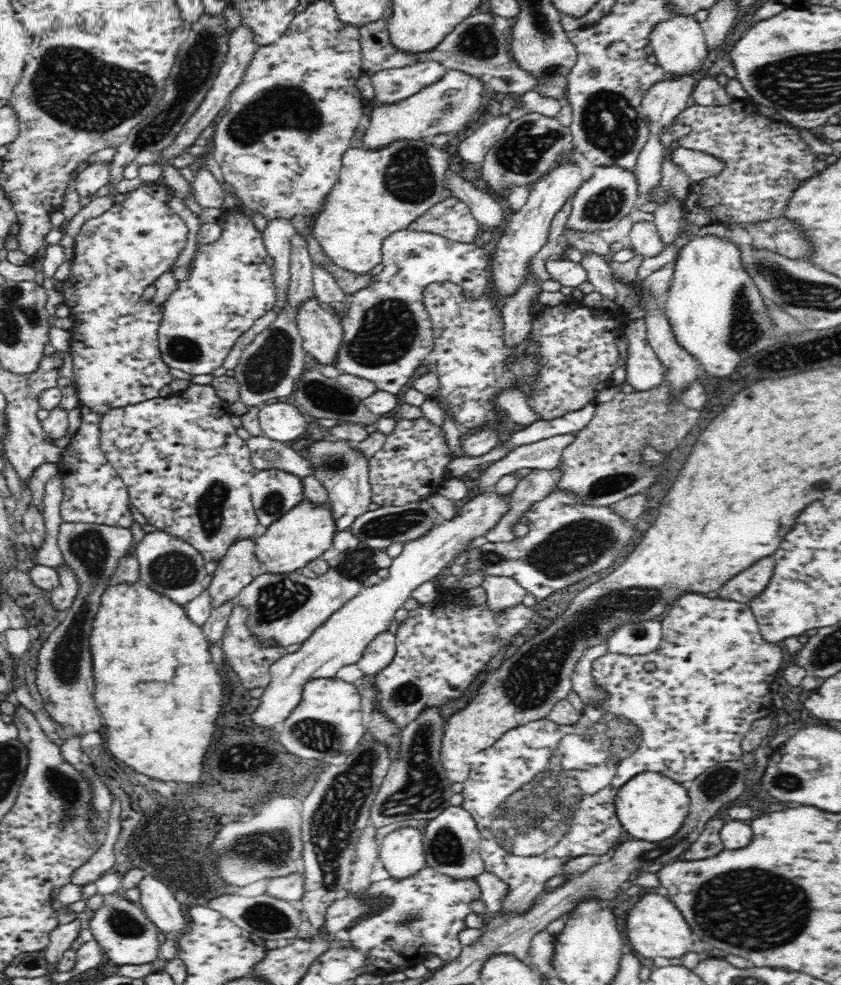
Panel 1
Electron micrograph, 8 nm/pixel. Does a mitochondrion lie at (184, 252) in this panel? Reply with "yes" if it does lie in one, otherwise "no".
no

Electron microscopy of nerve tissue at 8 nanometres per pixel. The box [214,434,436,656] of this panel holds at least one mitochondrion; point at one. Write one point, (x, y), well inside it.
(278, 599)

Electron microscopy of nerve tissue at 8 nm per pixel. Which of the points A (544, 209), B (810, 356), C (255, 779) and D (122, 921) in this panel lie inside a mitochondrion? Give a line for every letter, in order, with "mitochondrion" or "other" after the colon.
A: other
B: other
C: other
D: mitochondrion

